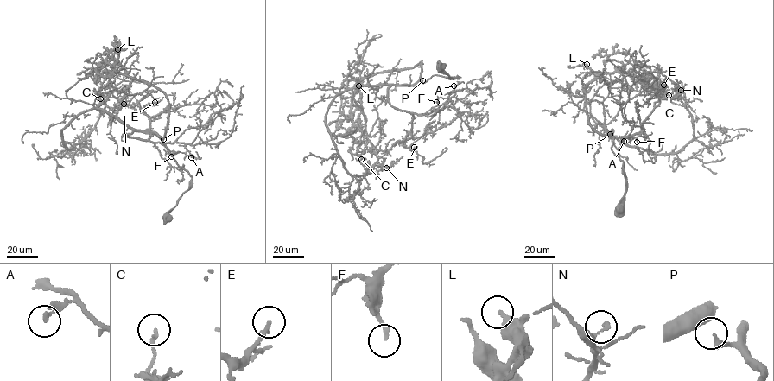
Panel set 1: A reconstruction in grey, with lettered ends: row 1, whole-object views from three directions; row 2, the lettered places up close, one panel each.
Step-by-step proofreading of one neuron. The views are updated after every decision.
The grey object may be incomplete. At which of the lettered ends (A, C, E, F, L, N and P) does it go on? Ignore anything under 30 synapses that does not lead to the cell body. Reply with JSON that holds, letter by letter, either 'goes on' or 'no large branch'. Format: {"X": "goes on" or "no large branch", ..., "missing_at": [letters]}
{"A": "no large branch", "C": "no large branch", "E": "no large branch", "F": "no large branch", "L": "no large branch", "N": "no large branch", "P": "no large branch", "missing_at": []}

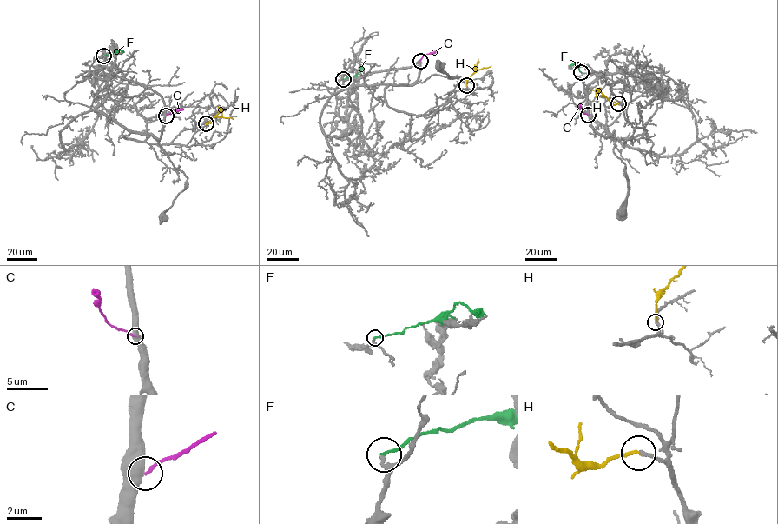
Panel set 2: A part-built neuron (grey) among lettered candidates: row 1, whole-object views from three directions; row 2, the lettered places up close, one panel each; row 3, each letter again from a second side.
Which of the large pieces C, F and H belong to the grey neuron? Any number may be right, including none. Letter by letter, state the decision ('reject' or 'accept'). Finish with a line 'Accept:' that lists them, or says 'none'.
C: reject
F: reject
H: accept
Accept: H

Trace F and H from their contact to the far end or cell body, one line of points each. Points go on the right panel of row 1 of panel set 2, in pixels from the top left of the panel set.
F: (581, 72), (576, 63), (569, 65)
H: (618, 103), (610, 103), (597, 89), (595, 97)

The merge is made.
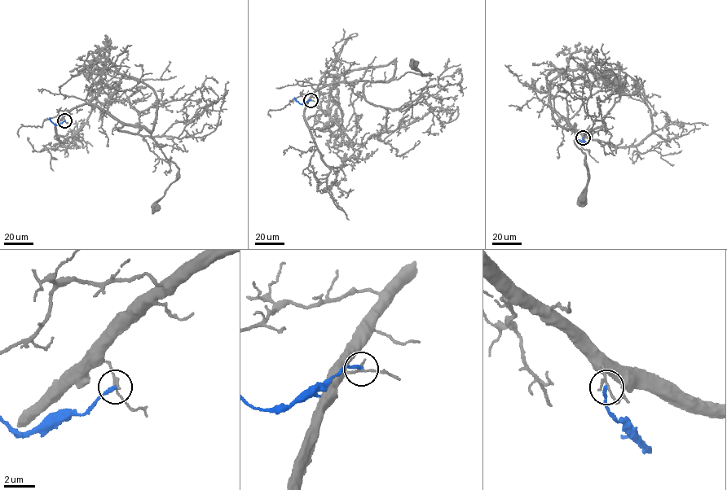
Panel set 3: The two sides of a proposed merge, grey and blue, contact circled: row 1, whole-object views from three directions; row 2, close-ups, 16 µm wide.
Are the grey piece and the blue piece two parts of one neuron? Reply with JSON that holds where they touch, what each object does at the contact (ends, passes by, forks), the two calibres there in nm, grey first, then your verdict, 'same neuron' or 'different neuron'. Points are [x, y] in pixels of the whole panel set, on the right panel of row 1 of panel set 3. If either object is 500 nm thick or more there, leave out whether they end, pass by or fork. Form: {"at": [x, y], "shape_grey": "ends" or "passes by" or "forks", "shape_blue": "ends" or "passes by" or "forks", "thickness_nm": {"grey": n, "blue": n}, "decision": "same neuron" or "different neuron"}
{"at": [583, 137], "shape_grey": "passes by", "shape_blue": "ends", "thickness_nm": {"grey": 140, "blue": 240}, "decision": "different neuron"}

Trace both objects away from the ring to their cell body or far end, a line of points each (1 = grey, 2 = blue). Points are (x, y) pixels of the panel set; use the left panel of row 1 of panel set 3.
1: (64, 120), (73, 108), (90, 104), (121, 121), (142, 124), (178, 169), (156, 207)
2: (64, 120), (56, 124), (49, 117)

